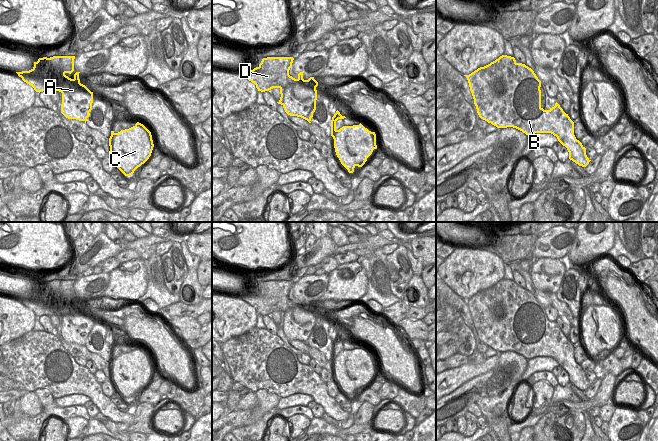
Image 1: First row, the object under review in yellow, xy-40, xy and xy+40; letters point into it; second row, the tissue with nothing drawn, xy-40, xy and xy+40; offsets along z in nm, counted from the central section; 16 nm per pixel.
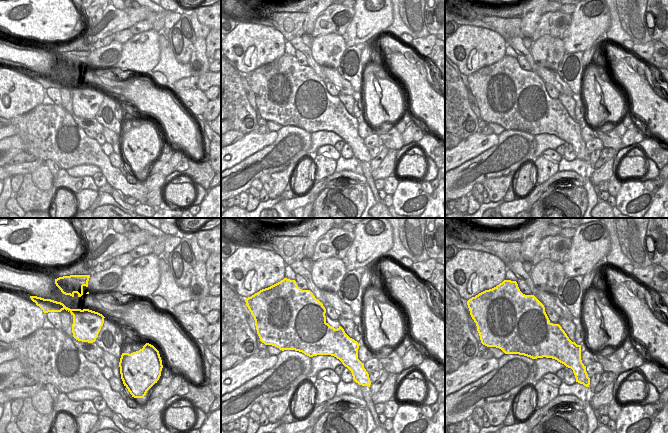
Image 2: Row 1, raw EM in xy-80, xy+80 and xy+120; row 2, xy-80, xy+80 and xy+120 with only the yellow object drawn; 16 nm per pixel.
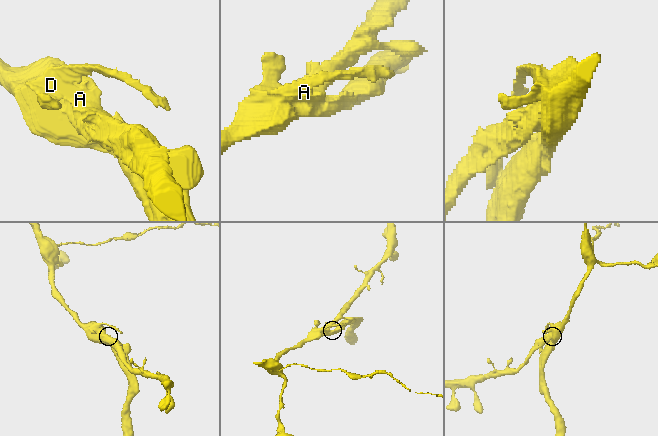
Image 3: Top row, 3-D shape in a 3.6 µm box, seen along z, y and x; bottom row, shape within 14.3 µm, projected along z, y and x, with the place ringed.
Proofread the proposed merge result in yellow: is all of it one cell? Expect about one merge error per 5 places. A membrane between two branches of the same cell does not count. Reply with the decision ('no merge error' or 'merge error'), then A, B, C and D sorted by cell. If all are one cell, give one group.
merge error | A B D / C

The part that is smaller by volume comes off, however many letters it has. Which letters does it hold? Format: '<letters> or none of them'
C

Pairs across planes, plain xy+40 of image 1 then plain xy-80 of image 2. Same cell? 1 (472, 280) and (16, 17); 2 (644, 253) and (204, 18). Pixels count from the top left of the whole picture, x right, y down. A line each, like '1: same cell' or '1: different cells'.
1: different cells
2: same cell

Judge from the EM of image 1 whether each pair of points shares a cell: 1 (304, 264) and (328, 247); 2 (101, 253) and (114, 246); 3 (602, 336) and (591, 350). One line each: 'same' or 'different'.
1: same
2: same
3: different

